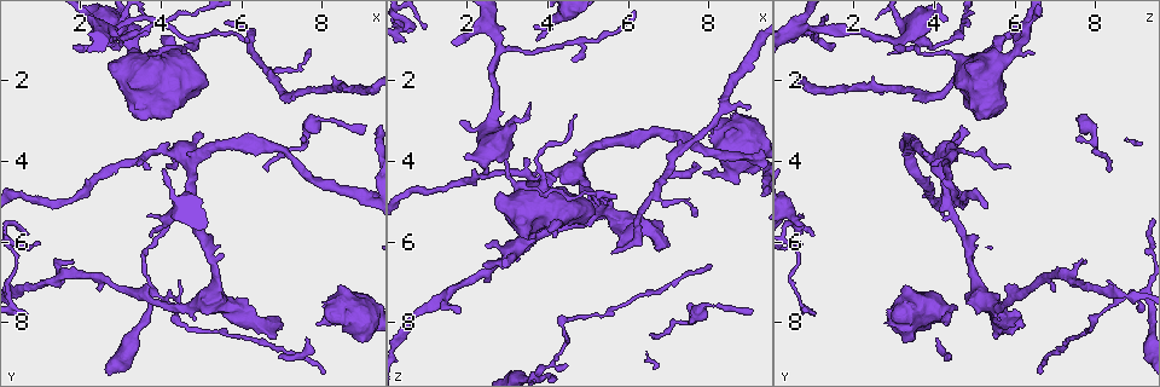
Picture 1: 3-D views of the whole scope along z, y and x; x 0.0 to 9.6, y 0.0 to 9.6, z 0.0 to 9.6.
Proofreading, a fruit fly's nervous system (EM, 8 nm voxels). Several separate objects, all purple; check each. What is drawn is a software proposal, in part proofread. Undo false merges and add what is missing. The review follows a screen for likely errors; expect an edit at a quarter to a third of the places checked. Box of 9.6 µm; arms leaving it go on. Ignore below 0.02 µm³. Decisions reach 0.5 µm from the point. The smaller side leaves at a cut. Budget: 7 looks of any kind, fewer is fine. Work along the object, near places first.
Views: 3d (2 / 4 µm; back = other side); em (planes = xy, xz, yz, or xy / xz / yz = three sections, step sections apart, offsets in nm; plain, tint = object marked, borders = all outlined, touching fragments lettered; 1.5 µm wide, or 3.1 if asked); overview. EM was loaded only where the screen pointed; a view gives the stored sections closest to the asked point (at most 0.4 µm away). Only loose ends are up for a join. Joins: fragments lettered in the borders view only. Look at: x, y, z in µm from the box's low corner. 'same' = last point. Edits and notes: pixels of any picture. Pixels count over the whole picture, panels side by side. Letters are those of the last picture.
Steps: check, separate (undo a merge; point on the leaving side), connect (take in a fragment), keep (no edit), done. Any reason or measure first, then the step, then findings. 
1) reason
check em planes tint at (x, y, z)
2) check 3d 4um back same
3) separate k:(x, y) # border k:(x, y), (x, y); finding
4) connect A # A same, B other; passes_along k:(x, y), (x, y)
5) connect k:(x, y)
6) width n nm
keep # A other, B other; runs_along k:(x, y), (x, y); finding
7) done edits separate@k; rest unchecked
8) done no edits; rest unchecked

sharp bend
check em planes borders at (4.45, 7.90, 7.90)

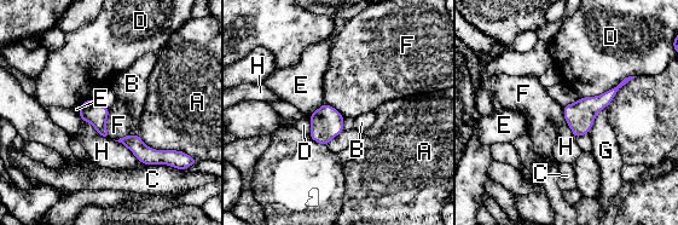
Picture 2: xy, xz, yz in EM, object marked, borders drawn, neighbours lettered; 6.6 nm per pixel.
width 150 nm
keep # A other, B other, C other, D other, E other, F other, G other, H other; all the same cell

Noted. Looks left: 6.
an open end
check em yz step 4 tint at (6.90, 7.85, 6.15)

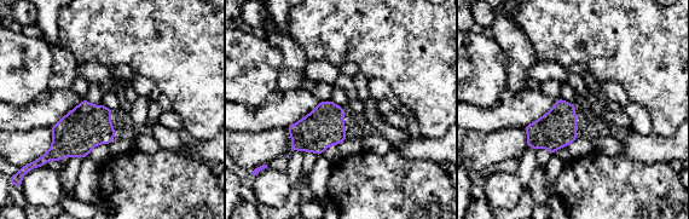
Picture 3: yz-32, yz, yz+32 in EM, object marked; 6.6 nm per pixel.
cut it another way
check em planes borders same

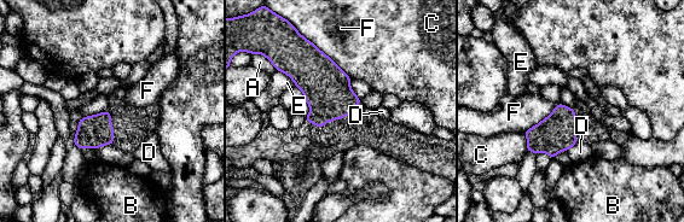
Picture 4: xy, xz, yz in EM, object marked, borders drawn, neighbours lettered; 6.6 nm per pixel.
keep # A other, B other, C other, D other, E other, F other; border 4:(557, 104), (545, 117), (523, 132); none of them fits

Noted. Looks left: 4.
branch stops here
check 3d 4um at (1.75, 6.45, 7.75)

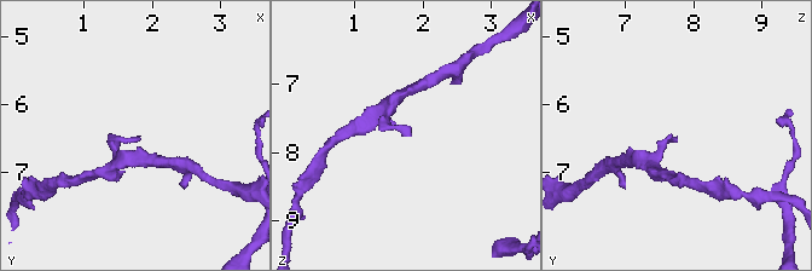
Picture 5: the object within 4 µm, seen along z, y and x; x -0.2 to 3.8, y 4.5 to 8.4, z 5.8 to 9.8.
check em xz step 8 tint at (1.85, 6.50, 7.80)

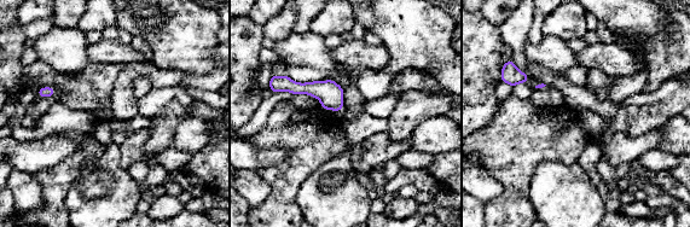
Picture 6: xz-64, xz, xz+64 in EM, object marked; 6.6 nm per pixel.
check em planes borders same

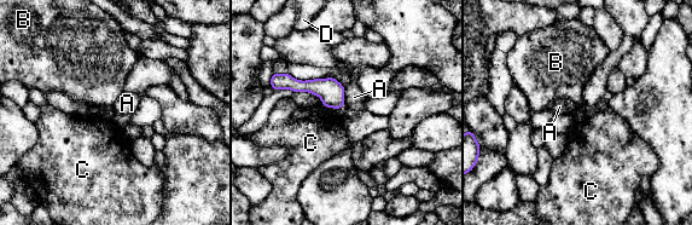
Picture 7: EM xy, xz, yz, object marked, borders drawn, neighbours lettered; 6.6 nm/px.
keep # A other, B other, C other, D other; border 7:(344, 87), (344, 104), (342, 107); no lettered fragment goes on from it

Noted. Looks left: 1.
done no edits; rest unchecked

